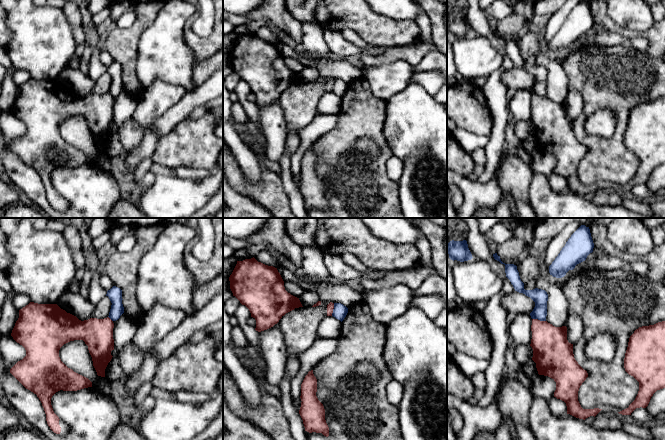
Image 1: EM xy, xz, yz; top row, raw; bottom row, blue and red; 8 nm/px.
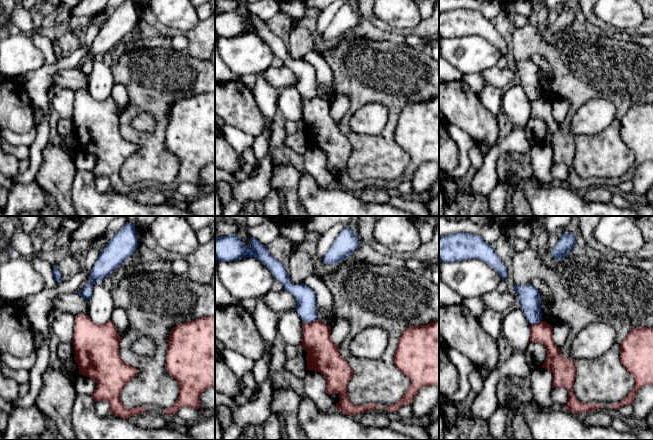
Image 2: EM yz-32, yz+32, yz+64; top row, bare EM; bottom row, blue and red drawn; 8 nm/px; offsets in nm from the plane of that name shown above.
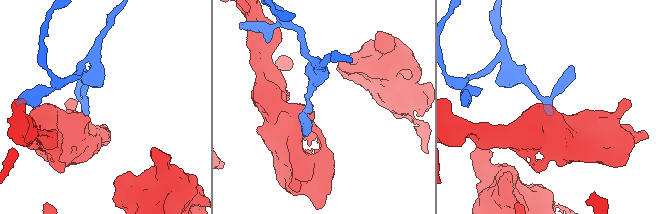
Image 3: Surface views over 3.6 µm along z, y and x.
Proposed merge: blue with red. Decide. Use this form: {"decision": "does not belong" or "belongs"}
{"decision": "does not belong"}

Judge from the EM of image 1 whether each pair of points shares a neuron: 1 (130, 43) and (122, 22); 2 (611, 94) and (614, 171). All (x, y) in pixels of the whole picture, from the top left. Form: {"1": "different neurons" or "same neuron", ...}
{"1": "different neurons", "2": "same neuron"}

